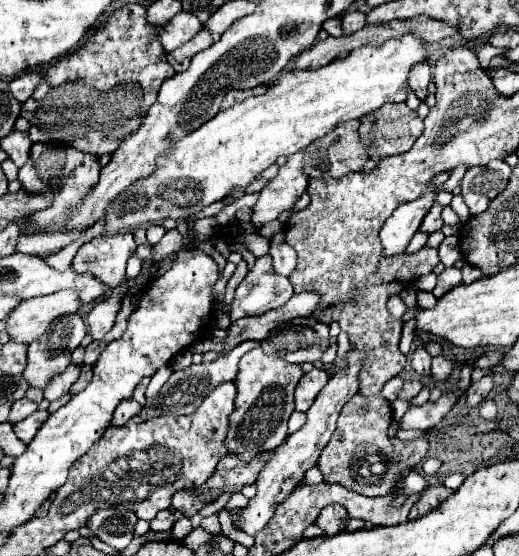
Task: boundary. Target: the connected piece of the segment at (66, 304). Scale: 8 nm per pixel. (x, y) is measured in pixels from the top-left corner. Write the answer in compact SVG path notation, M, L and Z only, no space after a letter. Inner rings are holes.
M73 288L53 292L47 296L29 298L19 302L19 306L9 316L5 330L13 340L29 344L37 340L55 318L63 314L75 314L79 310L81 310L81 298L79 292Z

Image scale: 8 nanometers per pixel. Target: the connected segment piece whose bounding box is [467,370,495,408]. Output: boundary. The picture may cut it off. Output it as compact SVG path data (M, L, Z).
M487 370L485 378L481 378L479 382L475 382L475 384L469 386L469 390L467 390L467 404L469 404L471 408L473 408L473 406L479 406L479 404L487 398L487 394L491 392L491 388L493 388L493 384L495 384L493 378L495 378L495 376L493 376L493 370Z

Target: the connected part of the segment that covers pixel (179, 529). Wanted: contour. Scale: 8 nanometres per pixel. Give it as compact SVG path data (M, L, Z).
M181 518L181 520L177 520L177 522L173 524L173 528L171 528L171 536L173 536L175 540L183 540L191 530L193 530L191 520L189 520L189 518Z

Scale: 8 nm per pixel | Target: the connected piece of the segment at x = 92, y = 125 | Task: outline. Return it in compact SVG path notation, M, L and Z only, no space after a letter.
M125 4L123 8L115 10L101 28L97 28L83 48L61 58L47 70L33 96L23 104L21 116L31 122L31 142L59 142L95 156L113 154L113 150L121 146L123 138L141 126L163 80L171 78L173 74L175 70L167 62L167 52L157 36L157 26L145 18L145 6Z

